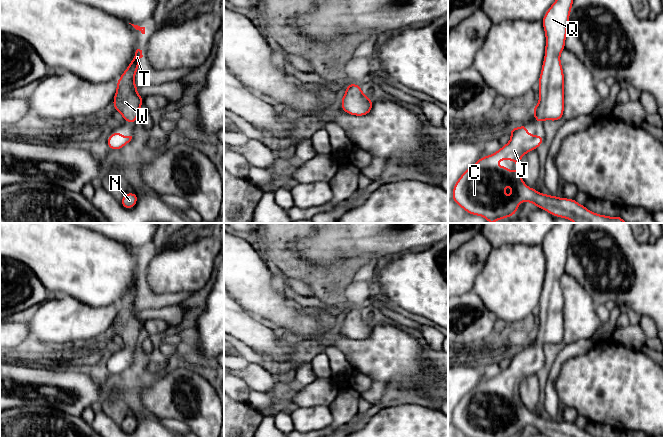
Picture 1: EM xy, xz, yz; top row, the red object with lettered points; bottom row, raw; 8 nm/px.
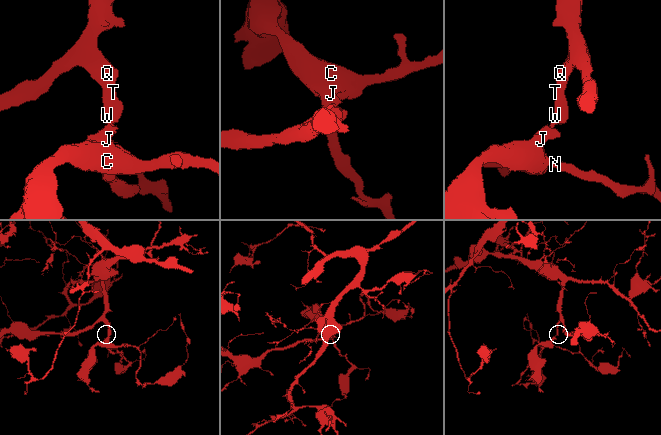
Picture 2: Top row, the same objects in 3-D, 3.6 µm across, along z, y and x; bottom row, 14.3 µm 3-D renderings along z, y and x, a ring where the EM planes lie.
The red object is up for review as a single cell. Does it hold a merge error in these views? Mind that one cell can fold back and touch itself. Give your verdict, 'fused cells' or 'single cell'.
single cell

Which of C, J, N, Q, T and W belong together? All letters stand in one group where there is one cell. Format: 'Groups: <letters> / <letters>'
Groups: C J N Q T W

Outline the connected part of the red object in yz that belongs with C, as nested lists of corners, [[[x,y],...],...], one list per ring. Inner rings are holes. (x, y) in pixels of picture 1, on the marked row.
[[[525,123],[517,129],[512,126],[509,130],[511,133],[510,141],[493,154],[481,157],[472,167],[465,170],[454,185],[452,201],[467,213],[484,217],[490,223],[494,223],[500,219],[515,215],[521,201],[526,201],[529,204],[533,201],[535,207],[543,209],[555,217],[566,218],[574,223],[628,223],[619,215],[609,217],[593,213],[584,205],[580,205],[575,199],[559,198],[542,192],[538,194],[535,188],[526,187],[526,183],[520,175],[520,159],[526,153],[536,150],[544,142],[544,138],[541,135],[530,135],[527,132]],[[500,159],[506,161],[512,159],[518,168],[509,172],[508,166],[497,167],[496,162]],[[507,176],[510,178],[508,186],[512,188],[509,199],[505,198],[505,178]]]

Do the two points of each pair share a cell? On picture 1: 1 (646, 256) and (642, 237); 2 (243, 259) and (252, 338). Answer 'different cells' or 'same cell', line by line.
1: different cells
2: different cells

